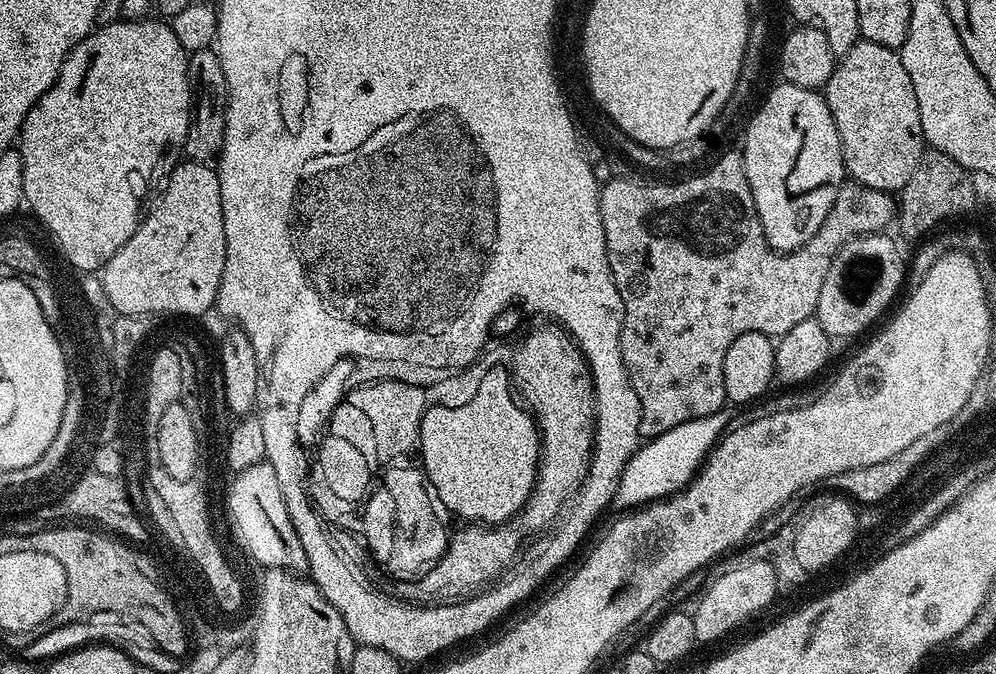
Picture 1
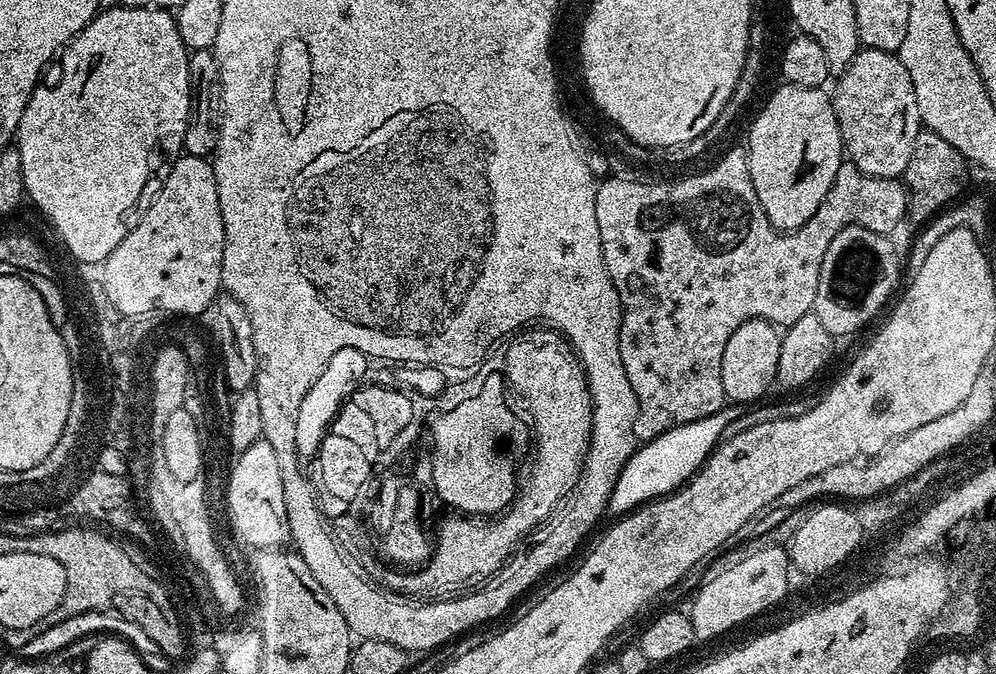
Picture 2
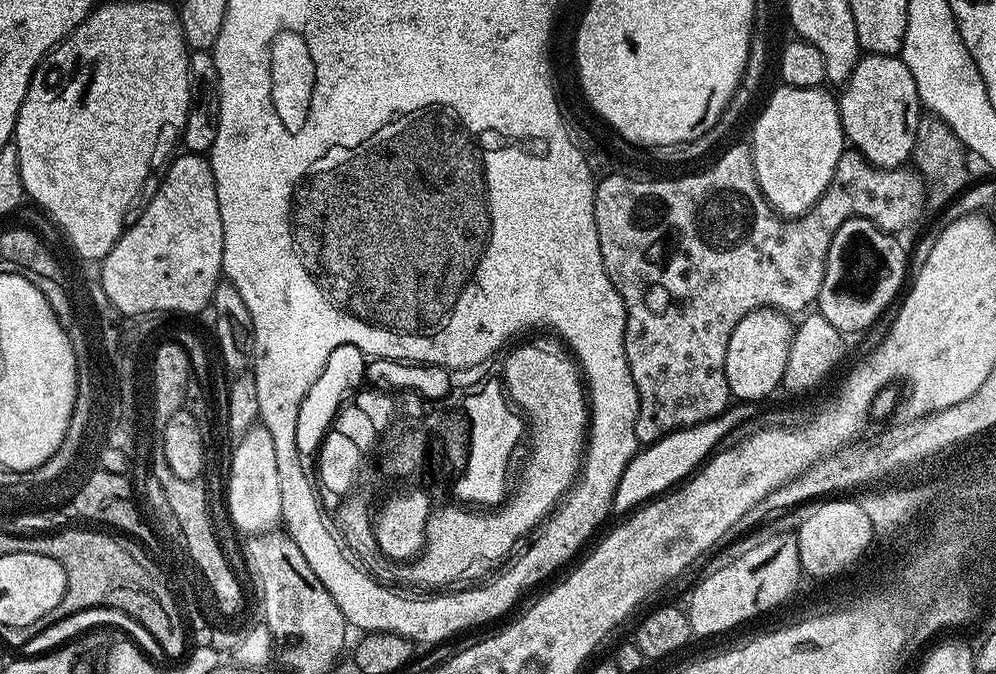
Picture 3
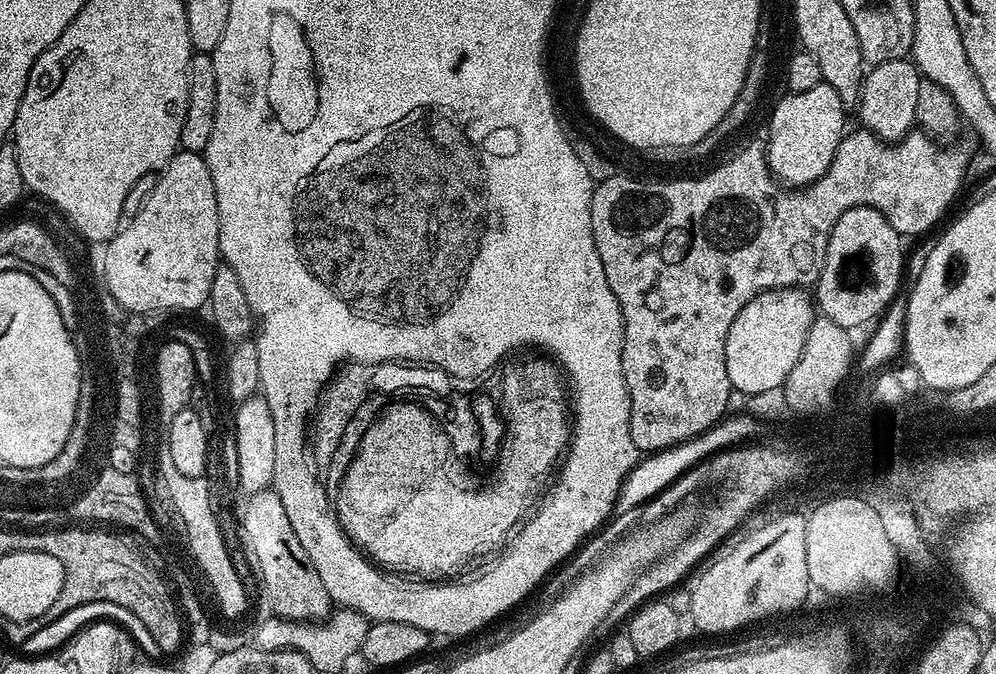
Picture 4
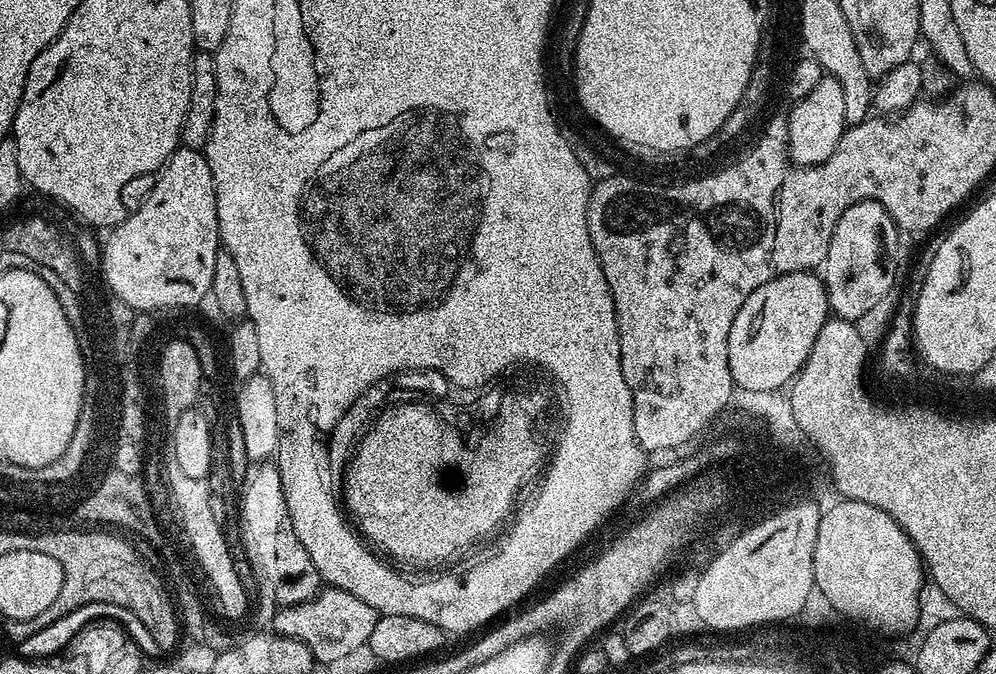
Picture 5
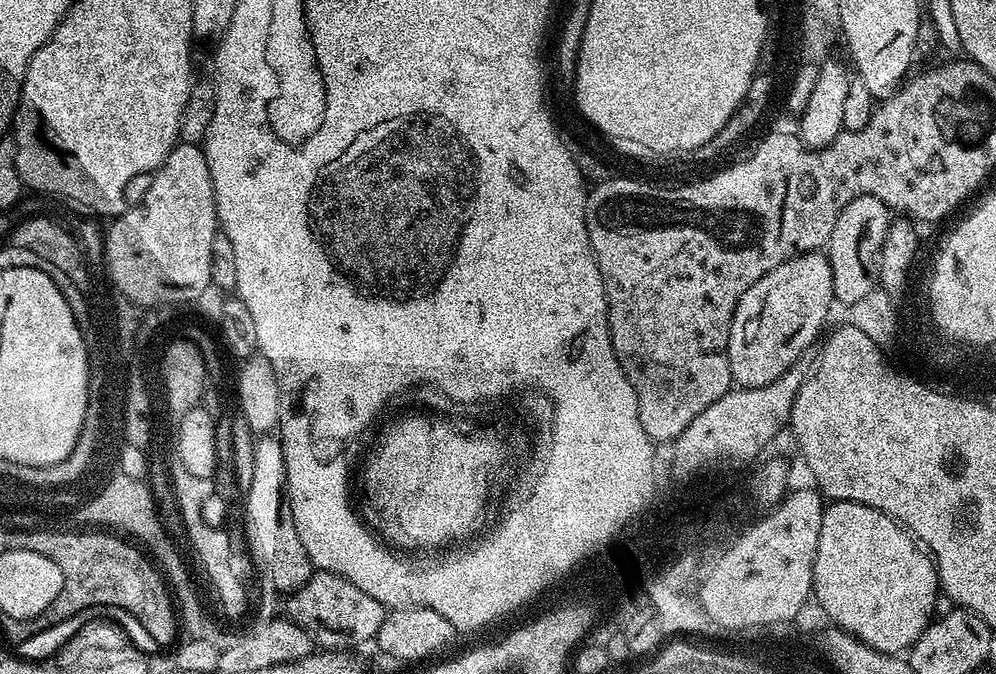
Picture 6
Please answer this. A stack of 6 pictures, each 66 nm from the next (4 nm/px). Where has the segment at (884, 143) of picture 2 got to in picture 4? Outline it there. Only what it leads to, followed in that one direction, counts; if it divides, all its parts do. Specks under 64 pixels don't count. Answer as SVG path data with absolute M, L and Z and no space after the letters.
M911 59L873 64L867 69L860 88L860 120L867 131L885 142L895 142L913 131L918 110L918 86L922 77Z

